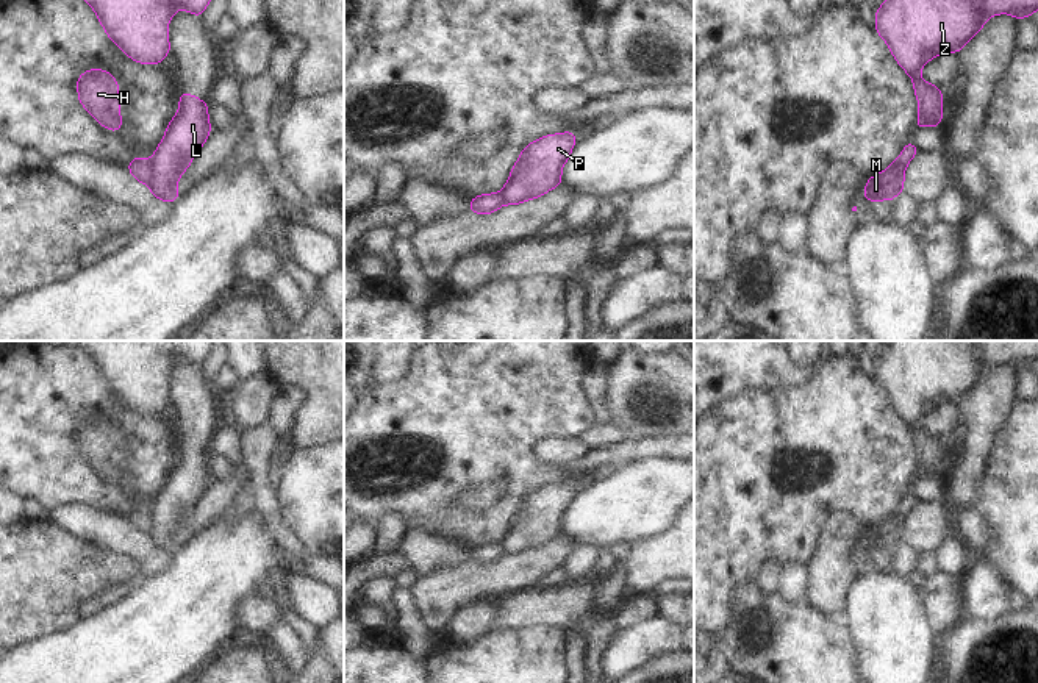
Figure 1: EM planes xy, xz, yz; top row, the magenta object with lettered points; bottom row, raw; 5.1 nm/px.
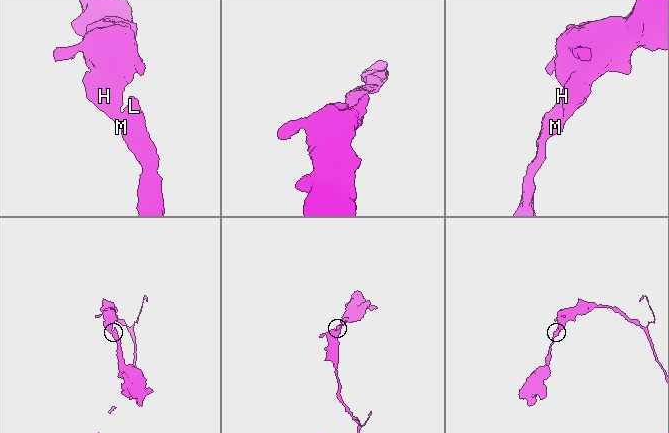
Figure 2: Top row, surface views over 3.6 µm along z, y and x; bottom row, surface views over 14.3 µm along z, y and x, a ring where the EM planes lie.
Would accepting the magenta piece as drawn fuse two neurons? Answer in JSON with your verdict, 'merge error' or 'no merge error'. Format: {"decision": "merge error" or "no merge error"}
{"decision": "merge error"}

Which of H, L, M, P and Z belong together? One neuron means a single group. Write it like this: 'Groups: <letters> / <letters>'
Groups: H Z / L M P

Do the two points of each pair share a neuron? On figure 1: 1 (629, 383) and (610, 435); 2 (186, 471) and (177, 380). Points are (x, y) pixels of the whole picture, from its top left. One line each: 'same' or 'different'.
1: different
2: same

